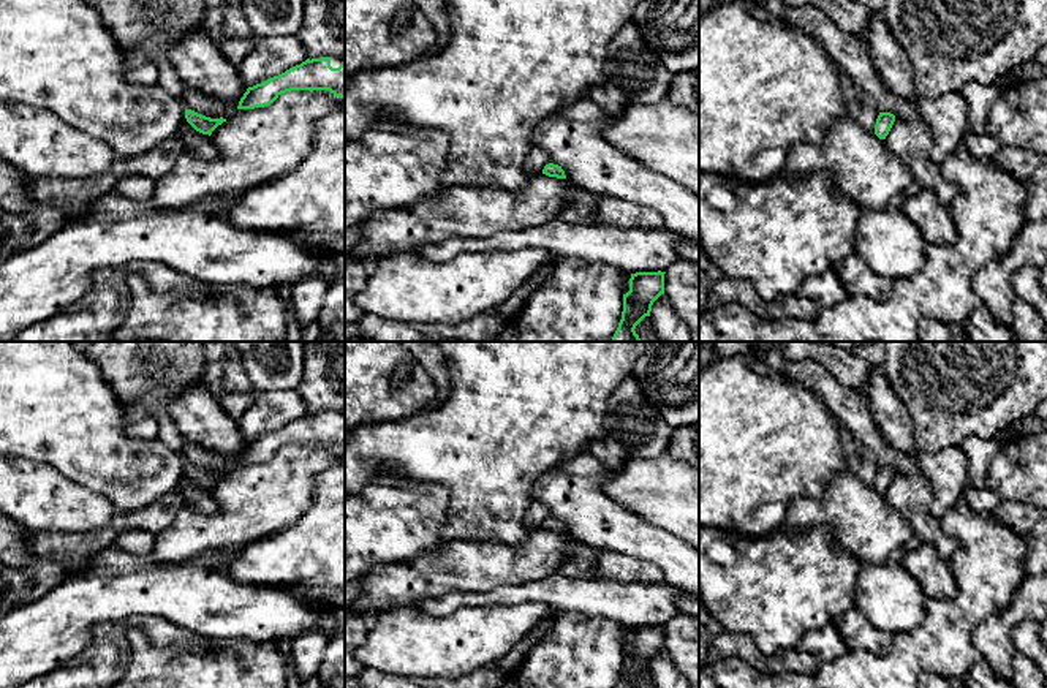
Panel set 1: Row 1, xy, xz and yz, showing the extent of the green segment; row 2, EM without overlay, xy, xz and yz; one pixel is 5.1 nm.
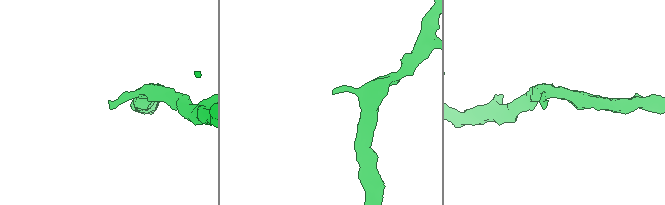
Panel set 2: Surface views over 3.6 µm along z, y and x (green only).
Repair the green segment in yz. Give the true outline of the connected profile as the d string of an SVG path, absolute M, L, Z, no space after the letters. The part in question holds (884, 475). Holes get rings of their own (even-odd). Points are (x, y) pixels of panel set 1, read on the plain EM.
M879 467L878 473L876 473L876 479L875 479L875 489L879 493L886 493L886 490L889 489L892 479L895 476L895 470L890 467Z

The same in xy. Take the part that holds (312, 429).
M307 413L285 427L248 441L237 463L264 462L291 444L329 444L345 454L345 413Z

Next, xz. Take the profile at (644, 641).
M636 626L629 633L629 645L623 648L622 674L615 688L636 688L636 680L650 671L653 656L664 648L666 626Z

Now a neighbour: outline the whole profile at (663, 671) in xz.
M664 648L653 656L650 672L656 688L690 688L688 680L677 672L671 655Z

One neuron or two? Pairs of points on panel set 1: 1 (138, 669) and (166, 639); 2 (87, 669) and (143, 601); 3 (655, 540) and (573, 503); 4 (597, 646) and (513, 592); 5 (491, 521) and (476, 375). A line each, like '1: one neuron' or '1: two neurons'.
1: two neurons
2: two neurons
3: one neuron
4: two neurons
5: one neuron

